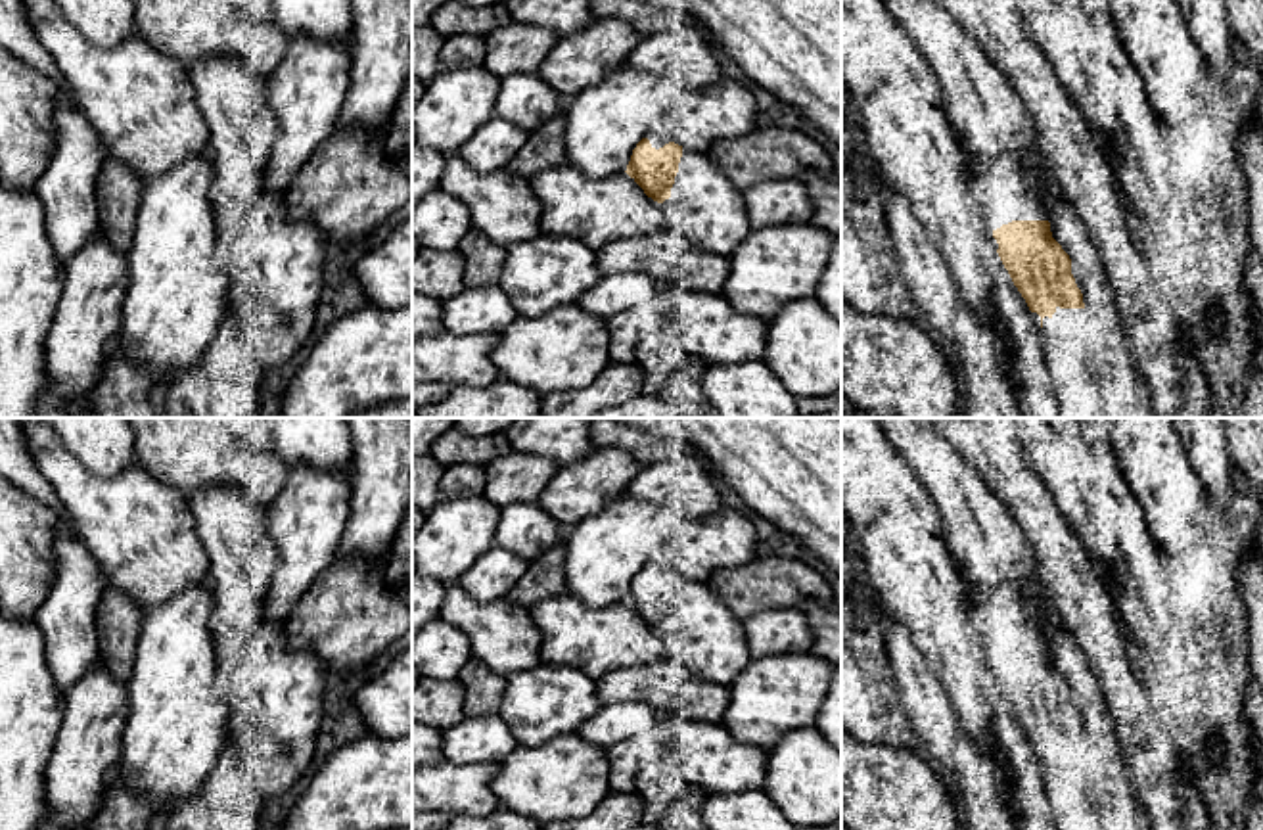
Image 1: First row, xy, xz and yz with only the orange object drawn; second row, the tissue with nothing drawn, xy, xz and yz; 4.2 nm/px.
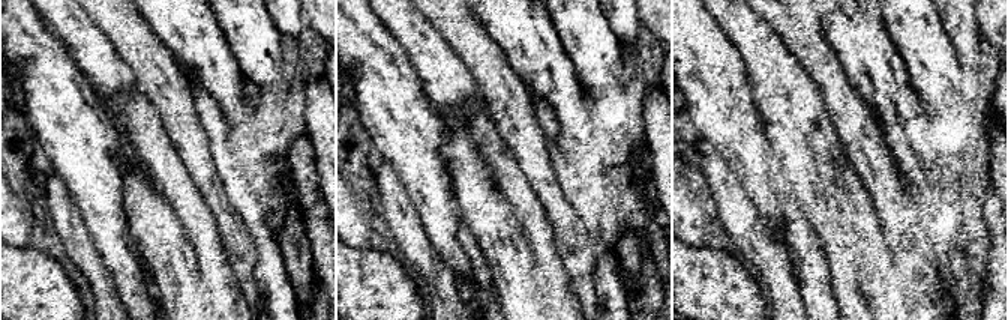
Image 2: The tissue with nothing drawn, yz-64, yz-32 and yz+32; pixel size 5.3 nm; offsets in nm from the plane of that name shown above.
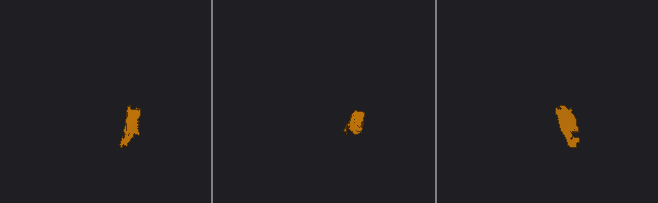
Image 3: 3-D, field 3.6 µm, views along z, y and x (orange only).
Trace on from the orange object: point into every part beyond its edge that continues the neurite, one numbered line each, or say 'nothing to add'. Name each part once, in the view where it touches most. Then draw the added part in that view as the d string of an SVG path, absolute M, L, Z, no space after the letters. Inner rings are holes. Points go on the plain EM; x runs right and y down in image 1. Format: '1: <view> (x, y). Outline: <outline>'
1: yz (993, 554). Outline: M876 418L885 439L901 454L937 506L947 546L972 587L970 621L995 679L993 661L1012 650L1048 650L1039 629L1039 604L1022 594L1022 581L1037 575L1037 562L1023 531L1008 508L989 491L981 475L937 431L930 418Z
2: yz (1064, 765). Outline: M1060 738L1048 748L1031 742L1041 761L1045 794L1060 830L1102 830L1087 784L1087 738Z

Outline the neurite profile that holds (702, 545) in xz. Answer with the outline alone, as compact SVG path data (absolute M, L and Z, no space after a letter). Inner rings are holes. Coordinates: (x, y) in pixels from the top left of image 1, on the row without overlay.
M728 508L690 518L669 539L665 562L682 579L707 583L721 567L742 567L759 554L755 523Z

